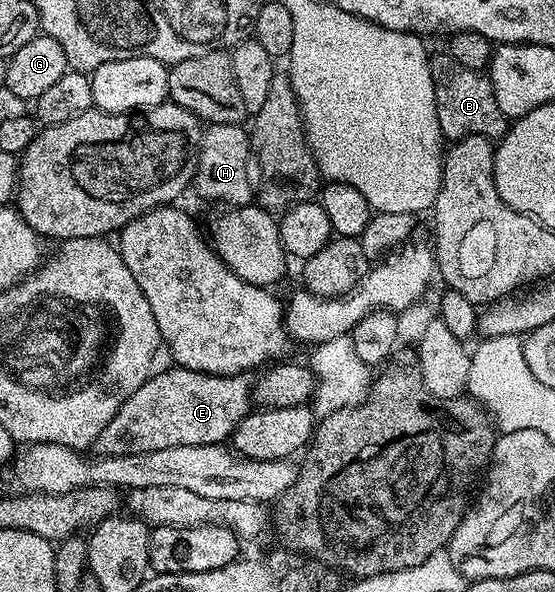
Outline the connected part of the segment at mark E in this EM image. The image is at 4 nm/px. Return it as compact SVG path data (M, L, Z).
M170 366L167 372L155 371L127 400L122 401L120 410L100 430L93 451L100 456L123 456L124 454L148 454L152 450L168 450L168 446L200 446L220 444L233 437L236 426L252 411L252 393L255 381L245 372L234 376L221 376L197 372L187 368Z

